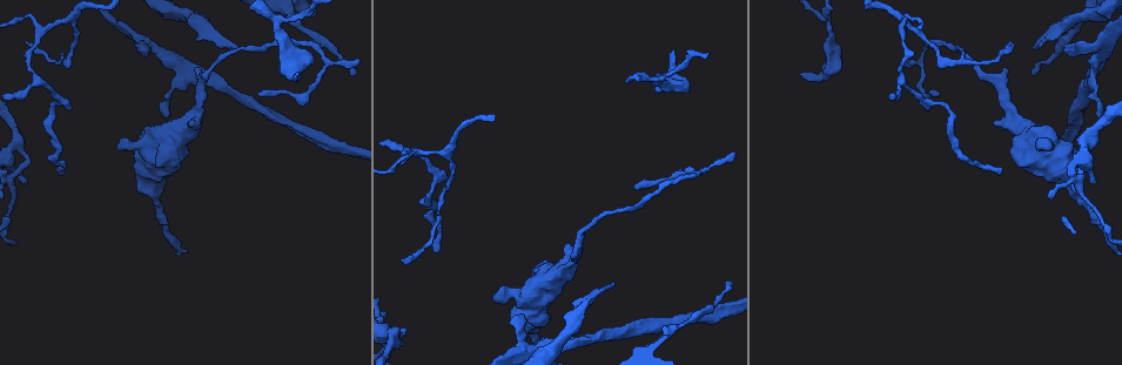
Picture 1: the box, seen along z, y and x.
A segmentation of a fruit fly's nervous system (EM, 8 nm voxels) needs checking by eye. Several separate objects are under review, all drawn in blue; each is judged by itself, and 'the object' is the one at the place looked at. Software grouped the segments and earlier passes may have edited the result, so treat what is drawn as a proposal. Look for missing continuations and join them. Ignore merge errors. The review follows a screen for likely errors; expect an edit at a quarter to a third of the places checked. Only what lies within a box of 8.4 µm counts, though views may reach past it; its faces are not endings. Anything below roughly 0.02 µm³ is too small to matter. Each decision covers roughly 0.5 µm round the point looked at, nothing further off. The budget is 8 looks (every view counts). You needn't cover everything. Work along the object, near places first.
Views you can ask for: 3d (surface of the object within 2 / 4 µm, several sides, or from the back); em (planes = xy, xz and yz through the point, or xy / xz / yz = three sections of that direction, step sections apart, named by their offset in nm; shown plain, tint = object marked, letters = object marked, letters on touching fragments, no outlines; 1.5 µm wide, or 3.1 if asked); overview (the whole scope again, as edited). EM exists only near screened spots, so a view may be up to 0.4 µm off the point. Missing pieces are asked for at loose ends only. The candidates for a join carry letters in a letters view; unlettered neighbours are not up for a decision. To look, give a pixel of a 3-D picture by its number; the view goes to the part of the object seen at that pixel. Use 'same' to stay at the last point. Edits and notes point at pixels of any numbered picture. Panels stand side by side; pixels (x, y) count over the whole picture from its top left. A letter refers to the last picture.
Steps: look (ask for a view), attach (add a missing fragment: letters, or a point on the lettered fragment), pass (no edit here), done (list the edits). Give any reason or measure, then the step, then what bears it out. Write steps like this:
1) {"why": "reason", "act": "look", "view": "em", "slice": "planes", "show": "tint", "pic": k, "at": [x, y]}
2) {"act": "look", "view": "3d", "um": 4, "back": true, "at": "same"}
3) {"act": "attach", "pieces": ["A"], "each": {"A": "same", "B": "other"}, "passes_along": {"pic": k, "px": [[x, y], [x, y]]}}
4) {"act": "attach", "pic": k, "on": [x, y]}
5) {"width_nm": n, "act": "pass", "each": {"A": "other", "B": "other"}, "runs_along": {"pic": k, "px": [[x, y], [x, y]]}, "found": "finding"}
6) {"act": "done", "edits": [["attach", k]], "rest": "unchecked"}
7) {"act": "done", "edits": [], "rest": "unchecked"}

{"why": "branch stops here", "act": "look", "view": "3d", "um": 2, "pic": 1, "at": [140, 44]}

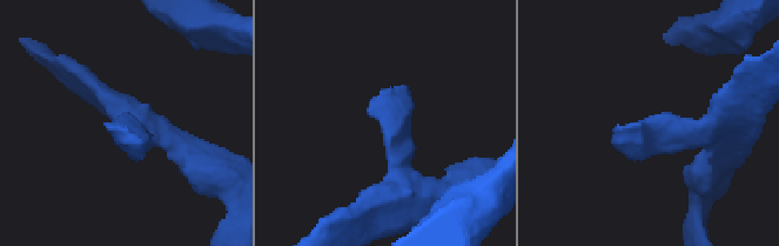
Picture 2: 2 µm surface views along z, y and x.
{"act": "look", "view": "em", "slice": "planes", "show": "letters", "pic": 2, "at": [618, 124]}

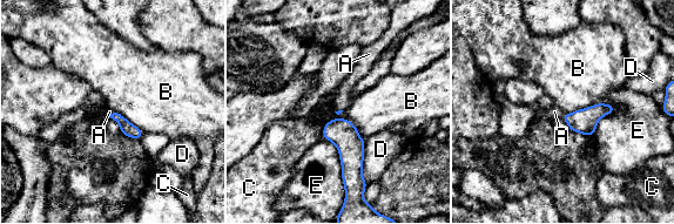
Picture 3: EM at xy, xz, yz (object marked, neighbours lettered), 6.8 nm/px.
{"act": "attach", "pieces": ["A"], "each": {"A": "same", "B": "other", "C": "other", "D": "other", "E": "other"}, "passes_along": {"pic": 3, "px": [[584, 121], [561, 115], [554, 112]]}, "found": "it goes on there"}

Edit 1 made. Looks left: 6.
{"why": "branch stops here", "act": "look", "view": "3d", "um": 4, "pic": 1, "at": [1051, 150]}

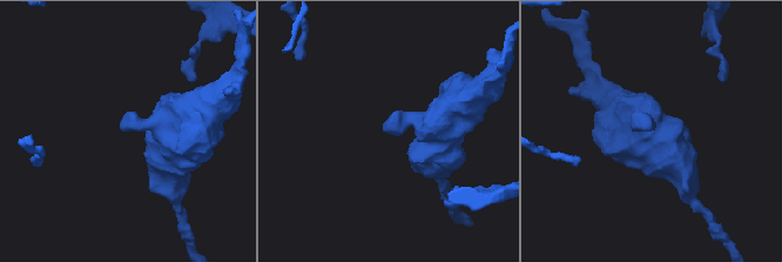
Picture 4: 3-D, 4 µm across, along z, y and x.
{"why": "shape alone is not enough", "act": "look", "view": "em", "slice": "planes", "show": "letters", "pic": 4, "at": [391, 134]}

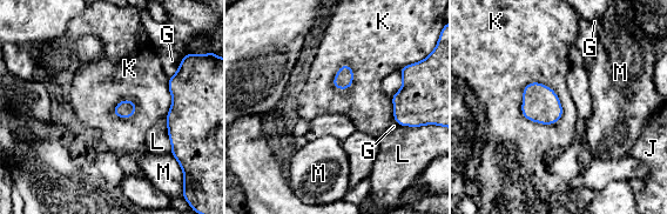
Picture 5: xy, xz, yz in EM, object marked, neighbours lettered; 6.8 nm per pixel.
{"act": "pass", "each": {"G": "other", "J": "other", "K": "other", "L": "other", "M": "other"}, "border": {"pic": 5, "px": [[523, 87], [547, 85], [563, 116]]}, "found": "none of them fits"}

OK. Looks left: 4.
{"why": "free end", "act": "look", "view": "3d", "um": 4, "pic": 1, "at": [235, 44]}

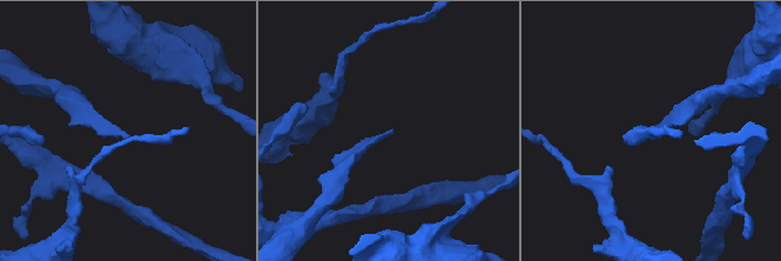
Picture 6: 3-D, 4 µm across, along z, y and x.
{"why": "need the tissue", "act": "look", "view": "em", "slice": "planes", "show": "letters", "pic": 6, "at": [129, 136]}

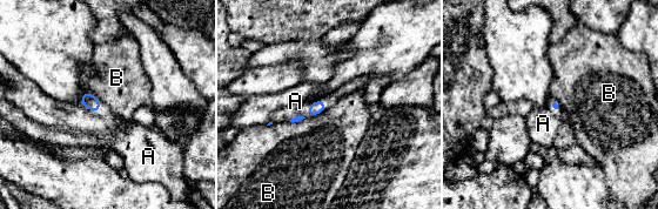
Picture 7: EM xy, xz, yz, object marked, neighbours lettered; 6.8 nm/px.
{"act": "attach", "pieces": ["A"], "each": {"A": "same", "B": "other"}, "found": "it goes on there"}

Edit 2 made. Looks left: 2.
{"act": "done", "edits": [["attach", 3], ["attach", 7]], "rest": "unchecked"}

